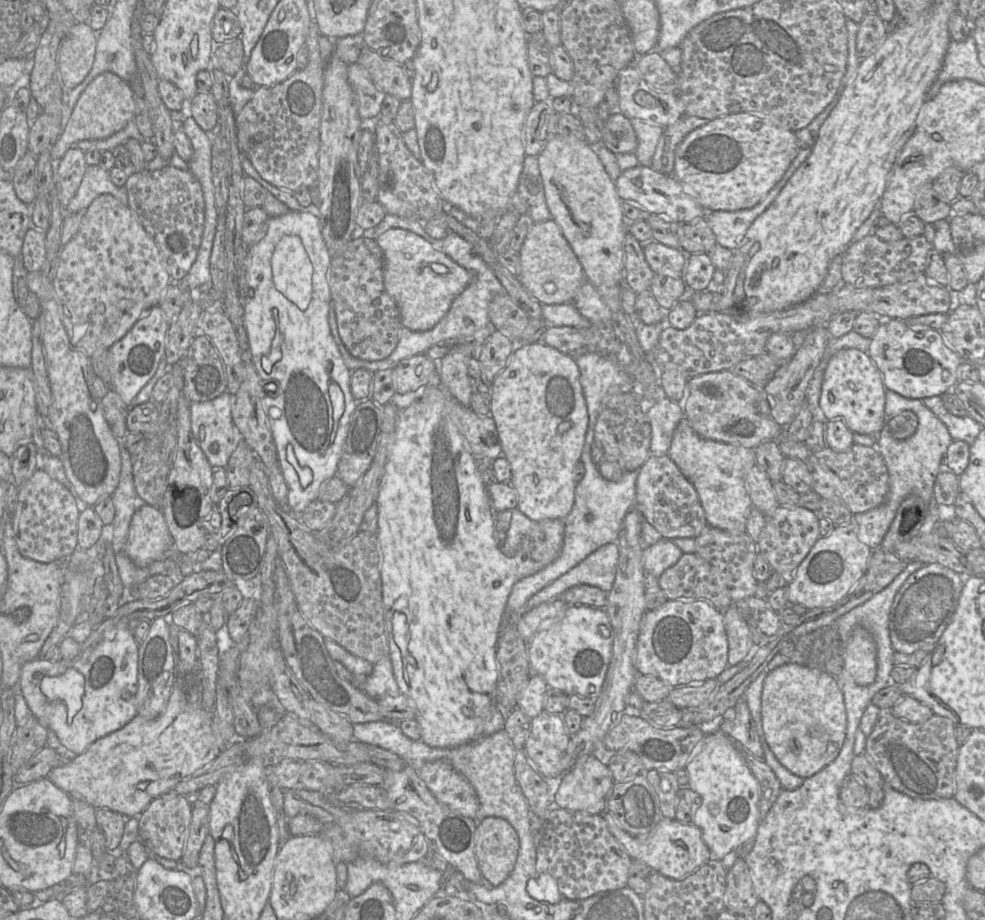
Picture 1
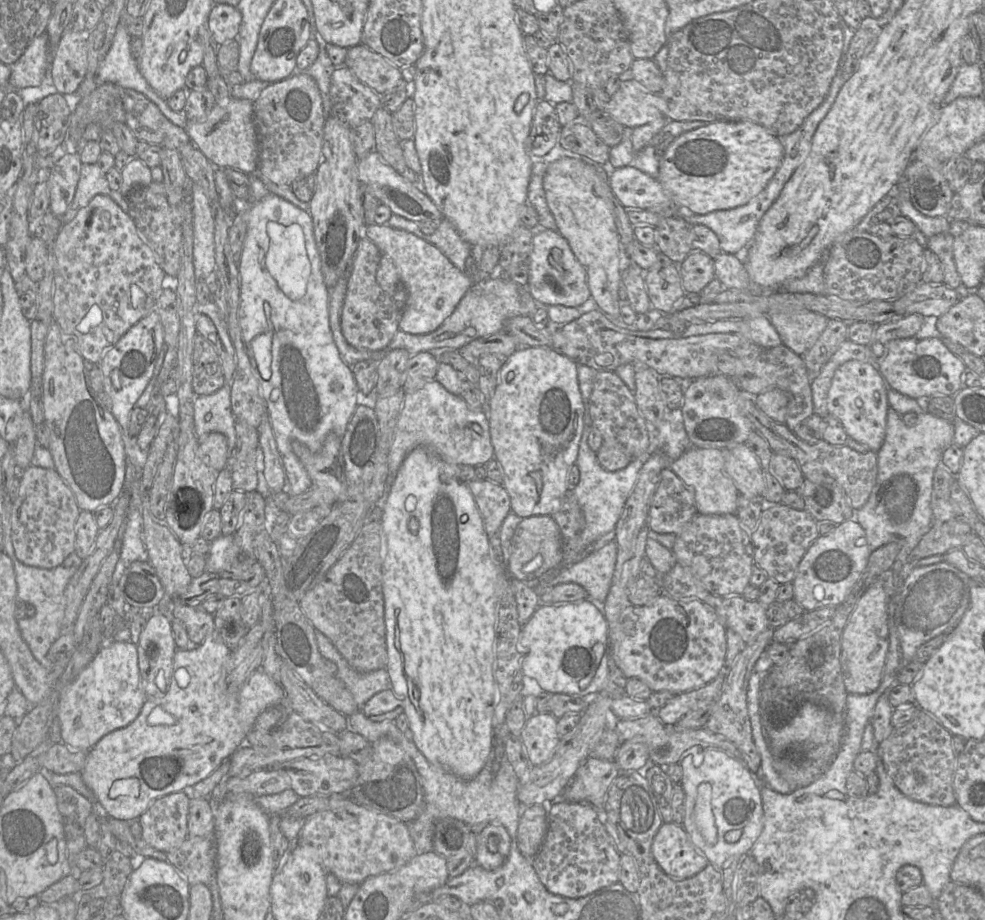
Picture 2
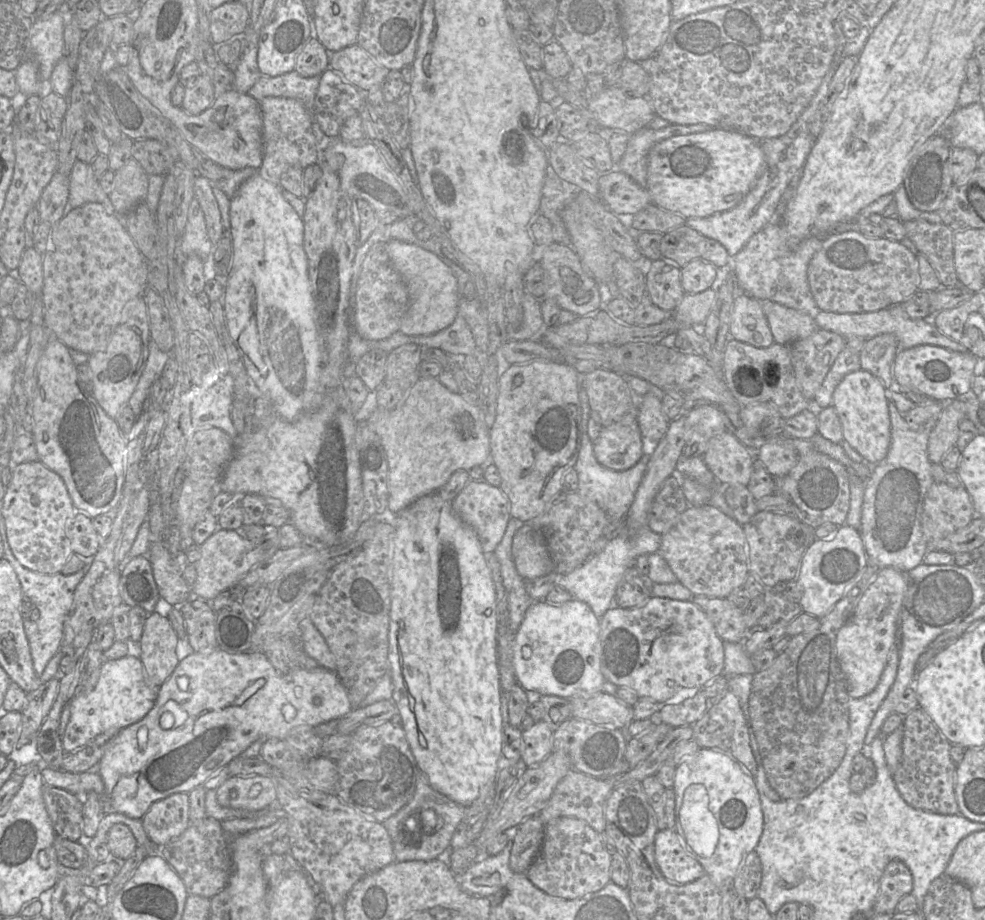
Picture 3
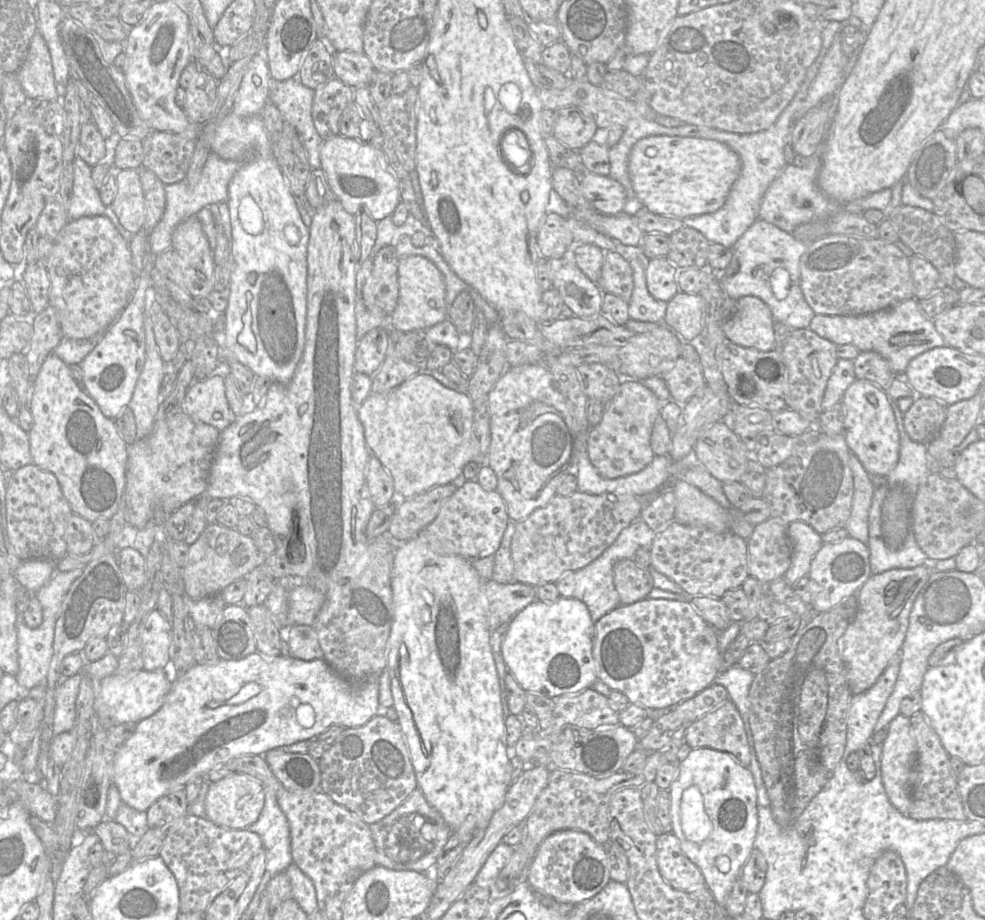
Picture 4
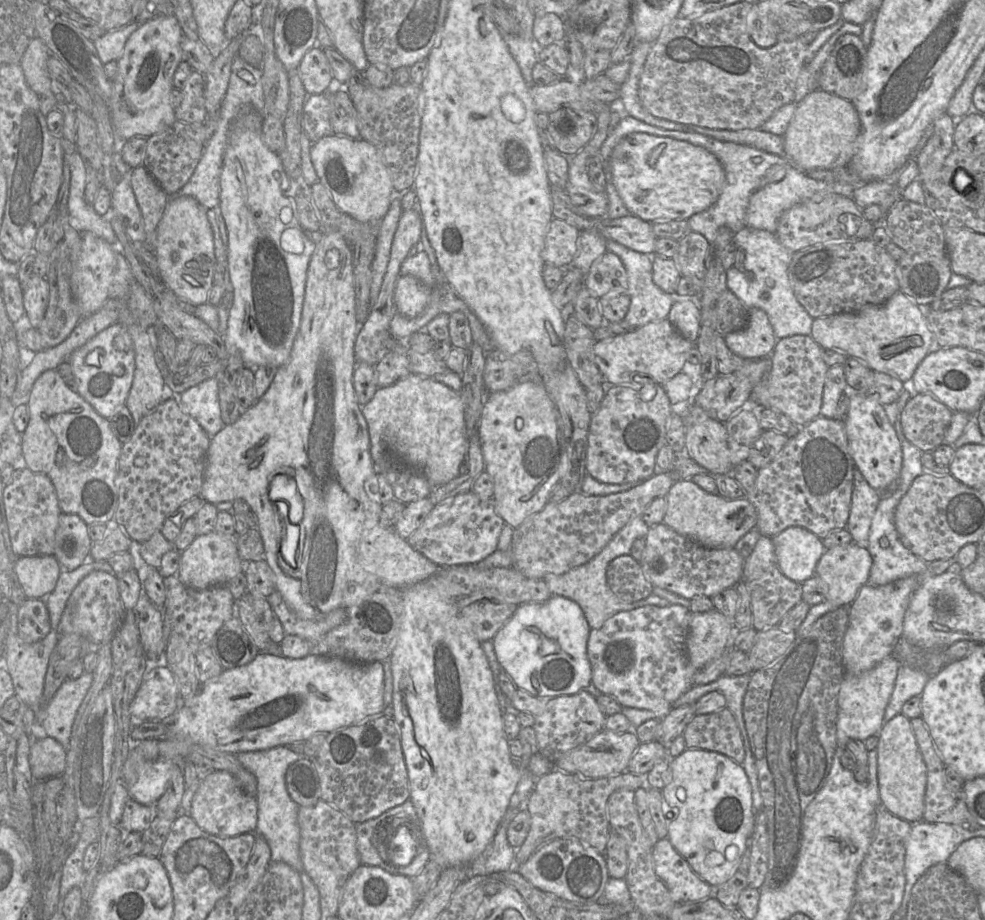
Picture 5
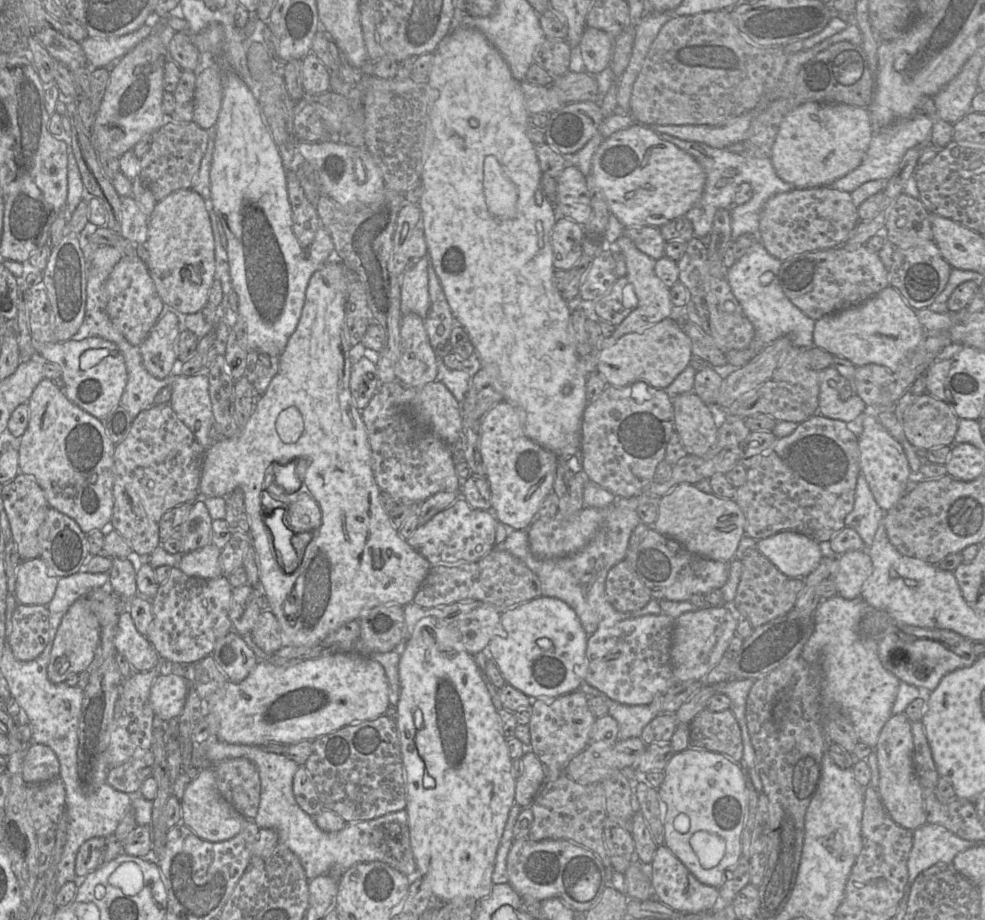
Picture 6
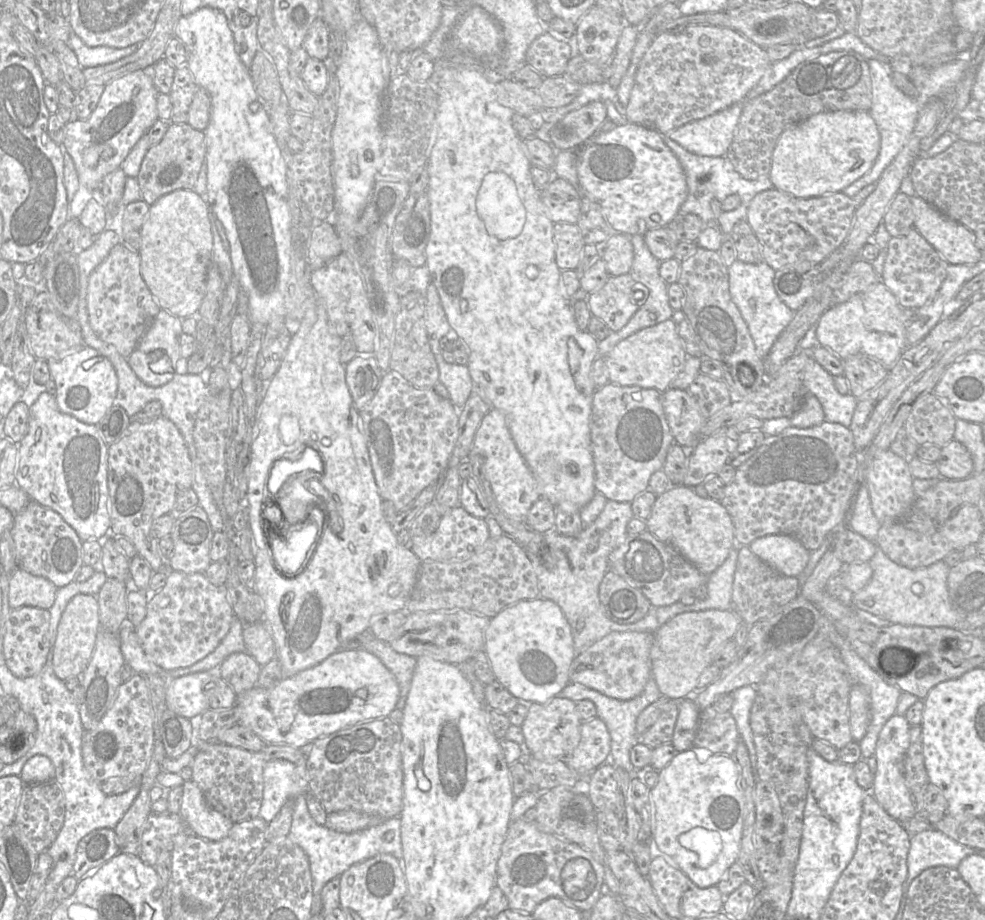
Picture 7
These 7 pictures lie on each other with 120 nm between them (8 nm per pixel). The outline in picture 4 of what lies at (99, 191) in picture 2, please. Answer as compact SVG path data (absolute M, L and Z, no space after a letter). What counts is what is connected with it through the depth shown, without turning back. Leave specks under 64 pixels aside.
M79 157L74 162L72 196L67 213L68 221L84 216L107 216L127 242L134 236L121 225L111 206L102 203L91 177L91 167Z

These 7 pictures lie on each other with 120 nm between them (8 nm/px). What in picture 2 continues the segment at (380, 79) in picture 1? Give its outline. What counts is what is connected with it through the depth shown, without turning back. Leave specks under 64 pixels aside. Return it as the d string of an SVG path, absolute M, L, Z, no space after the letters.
M362 43L348 49L344 65L360 82L381 96L402 85L410 85L408 97L414 96L415 84L404 81L401 69Z

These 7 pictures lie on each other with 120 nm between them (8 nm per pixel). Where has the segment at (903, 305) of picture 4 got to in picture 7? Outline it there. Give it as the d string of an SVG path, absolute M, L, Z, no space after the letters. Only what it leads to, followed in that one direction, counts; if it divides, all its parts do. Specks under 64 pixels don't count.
M881 281L869 286L847 301L832 305L816 323L818 345L841 359L865 354L892 368L906 349L906 324L903 308L894 294Z

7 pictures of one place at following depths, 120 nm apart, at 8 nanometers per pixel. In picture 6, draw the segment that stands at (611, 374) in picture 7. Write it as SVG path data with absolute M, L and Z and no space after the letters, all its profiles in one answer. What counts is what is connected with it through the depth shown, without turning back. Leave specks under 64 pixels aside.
M679 310L655 325L641 331L621 336L615 344L597 350L596 370L607 385L627 386L644 381L658 389L668 387L689 365L692 341L683 331L683 313Z

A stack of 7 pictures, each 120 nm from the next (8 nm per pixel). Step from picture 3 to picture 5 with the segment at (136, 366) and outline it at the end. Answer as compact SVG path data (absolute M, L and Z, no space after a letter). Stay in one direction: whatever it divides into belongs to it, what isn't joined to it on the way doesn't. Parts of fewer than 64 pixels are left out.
M120 322L104 329L69 358L77 385L77 393L102 417L109 419L125 404L135 371L135 351L126 326Z

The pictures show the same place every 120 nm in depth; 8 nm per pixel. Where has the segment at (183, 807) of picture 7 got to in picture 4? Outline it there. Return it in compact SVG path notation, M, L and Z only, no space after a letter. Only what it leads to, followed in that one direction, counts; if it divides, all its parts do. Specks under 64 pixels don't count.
M232 773L209 785L205 799L205 815L214 824L226 829L247 829L260 816L265 801L264 786L256 779Z

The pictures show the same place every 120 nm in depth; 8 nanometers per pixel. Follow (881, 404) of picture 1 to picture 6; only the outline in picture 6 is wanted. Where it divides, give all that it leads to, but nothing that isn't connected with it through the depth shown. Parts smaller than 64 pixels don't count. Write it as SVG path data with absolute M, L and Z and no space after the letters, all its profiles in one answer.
M866 407L862 425L863 432L858 437L860 450L860 471L865 476L877 504L889 511L906 493L912 472L902 445L885 429L877 418L875 407Z

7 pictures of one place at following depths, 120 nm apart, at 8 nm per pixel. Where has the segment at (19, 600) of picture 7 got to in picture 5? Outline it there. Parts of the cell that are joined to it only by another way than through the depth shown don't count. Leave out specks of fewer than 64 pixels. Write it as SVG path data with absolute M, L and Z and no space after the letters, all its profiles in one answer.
M54 555L15 557L13 568L27 599L45 599L62 571Z

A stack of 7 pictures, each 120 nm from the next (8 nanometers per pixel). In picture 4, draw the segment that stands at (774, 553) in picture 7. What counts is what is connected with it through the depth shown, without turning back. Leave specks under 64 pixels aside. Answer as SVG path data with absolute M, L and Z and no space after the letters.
M793 521L787 526L787 531L792 546L792 560L783 578L791 586L808 575L811 561L823 543L821 534L805 522Z

